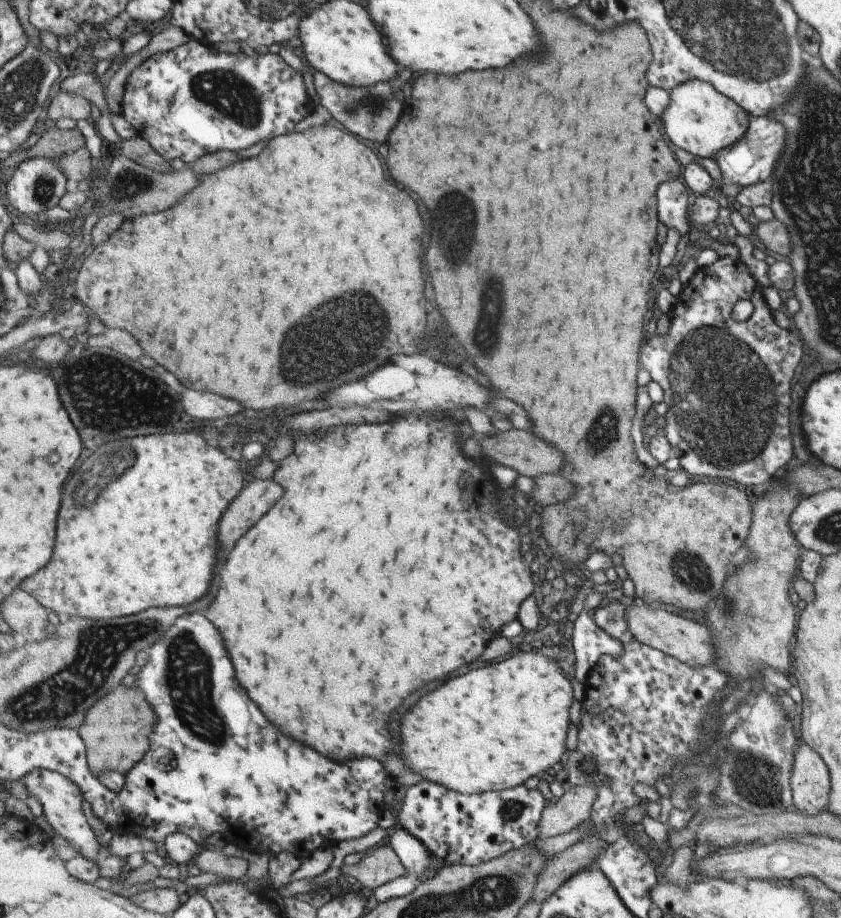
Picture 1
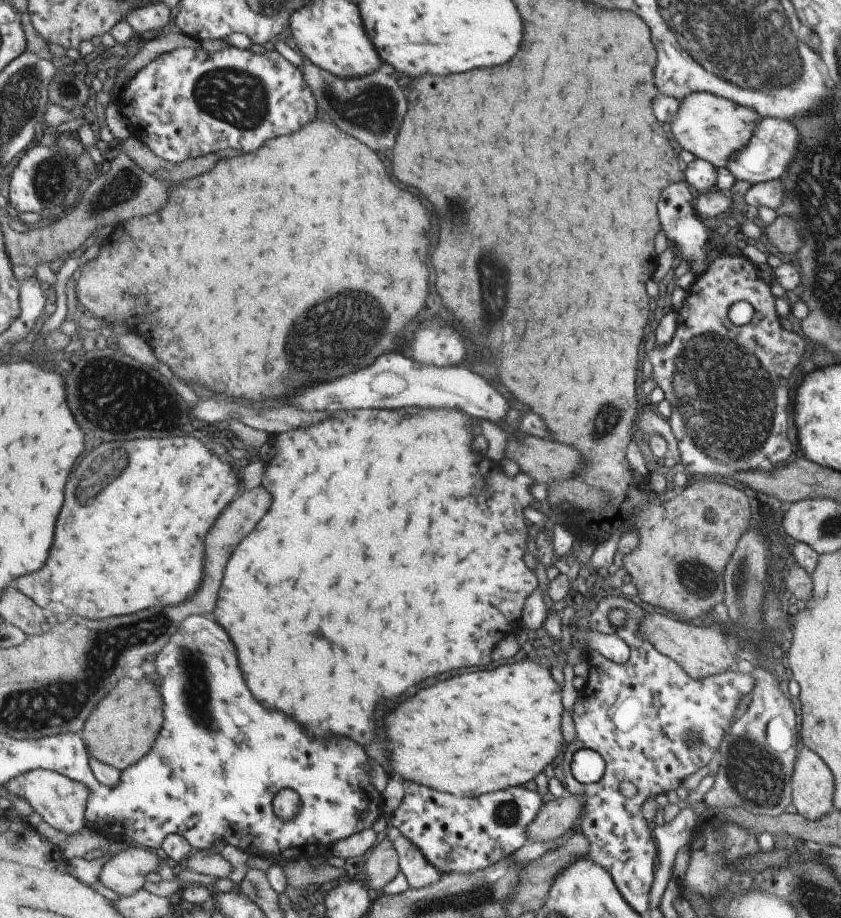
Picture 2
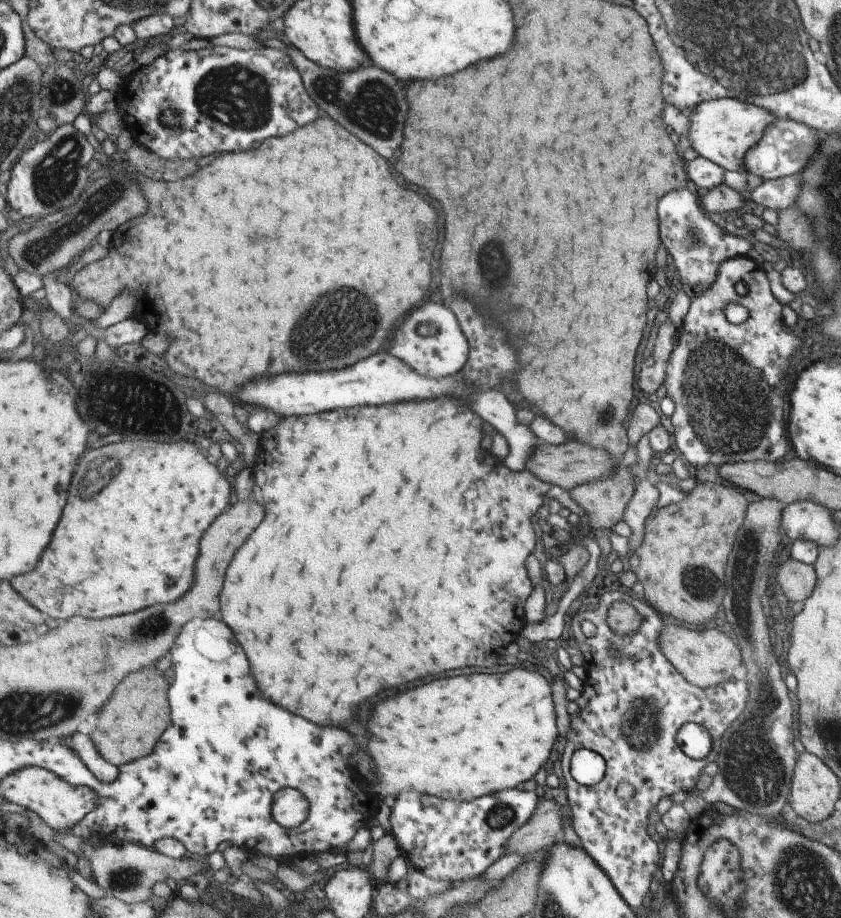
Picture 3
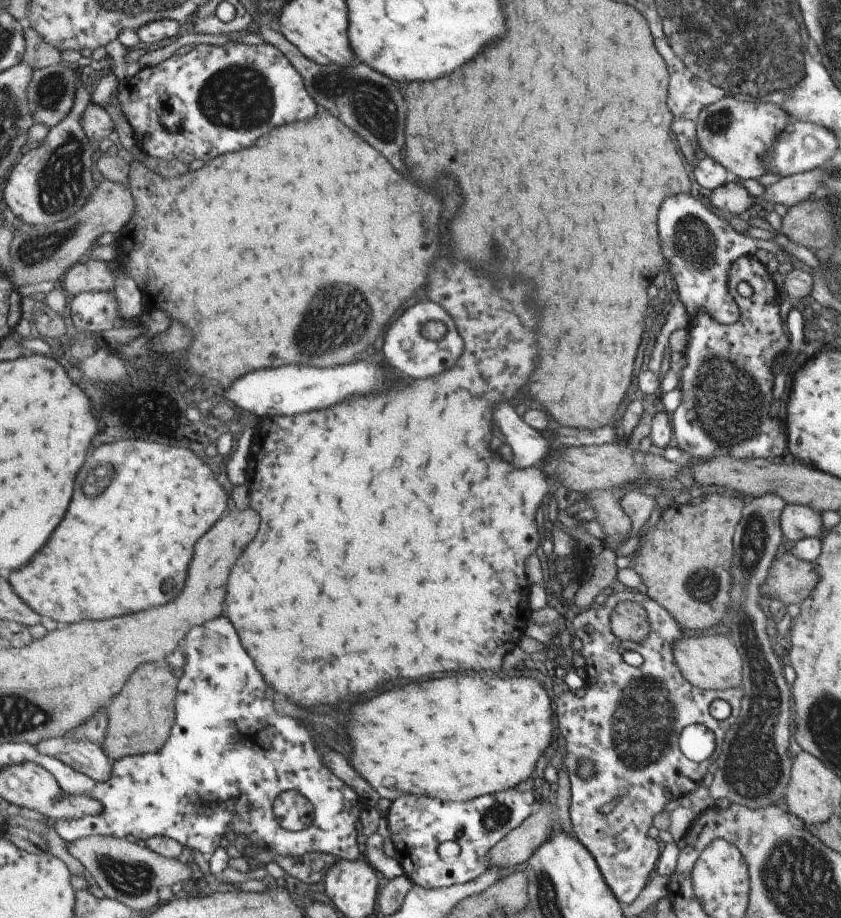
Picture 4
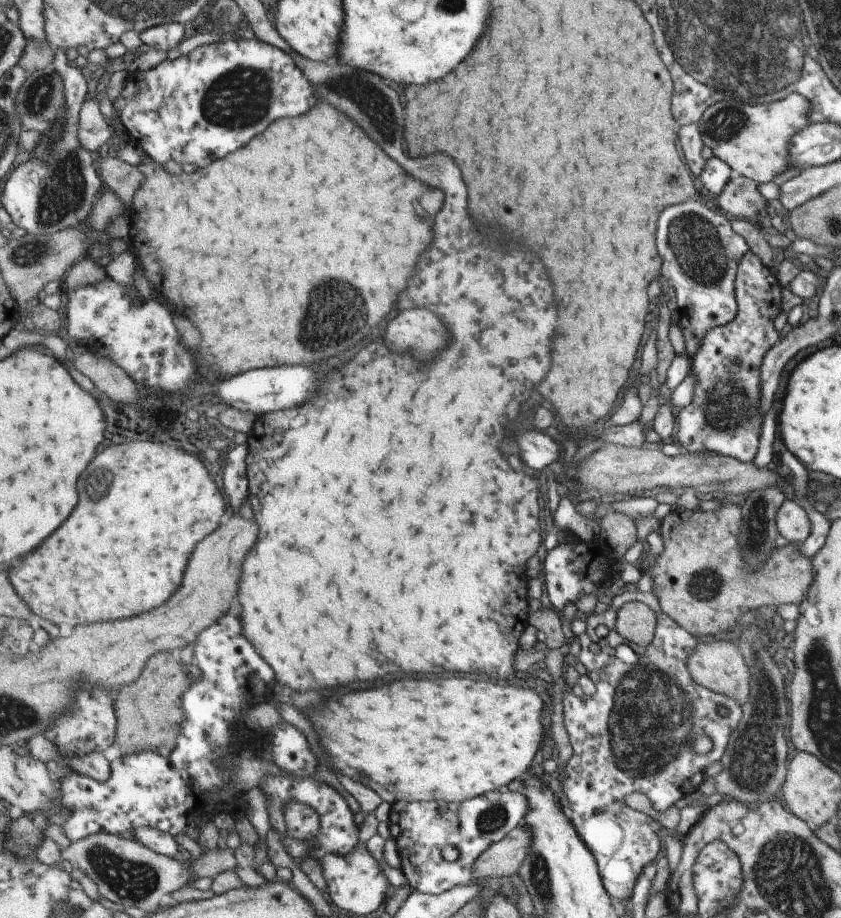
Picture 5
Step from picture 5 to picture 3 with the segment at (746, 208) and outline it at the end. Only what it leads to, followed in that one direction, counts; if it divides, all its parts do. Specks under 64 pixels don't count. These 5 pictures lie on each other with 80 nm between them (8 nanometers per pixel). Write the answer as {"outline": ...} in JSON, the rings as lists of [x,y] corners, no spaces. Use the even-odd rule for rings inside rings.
{"outline":[[[723,183],[706,192],[699,192],[699,206],[705,214],[733,213],[747,199],[746,194],[737,192]]]}

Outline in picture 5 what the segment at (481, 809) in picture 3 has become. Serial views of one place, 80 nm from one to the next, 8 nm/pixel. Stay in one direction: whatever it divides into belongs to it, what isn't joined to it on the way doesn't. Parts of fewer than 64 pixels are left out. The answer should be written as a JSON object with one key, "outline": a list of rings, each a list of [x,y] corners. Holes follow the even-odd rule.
{"outline":[[[502,789],[456,803],[394,803],[389,814],[390,832],[399,846],[402,870],[412,889],[424,894],[439,895],[451,888],[473,883],[476,880],[477,860],[523,824],[530,808],[524,794]],[[449,844],[458,848],[460,853],[454,862],[447,862],[443,858],[443,850]]]}

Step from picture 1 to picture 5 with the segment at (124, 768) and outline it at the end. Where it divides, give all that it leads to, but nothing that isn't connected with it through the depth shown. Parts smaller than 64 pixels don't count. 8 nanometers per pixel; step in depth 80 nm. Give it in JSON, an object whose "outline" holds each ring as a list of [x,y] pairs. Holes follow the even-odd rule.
{"outline":[[[161,652],[149,659],[145,672],[141,674],[141,678],[125,688],[121,688],[119,698],[117,698],[117,716],[118,727],[116,740],[121,746],[123,755],[142,753],[145,751],[153,751],[161,756],[168,757],[178,744],[178,736],[182,731],[182,724],[186,719],[183,699],[189,686],[194,684],[194,680],[189,678],[188,666],[177,660],[175,653]]]}

